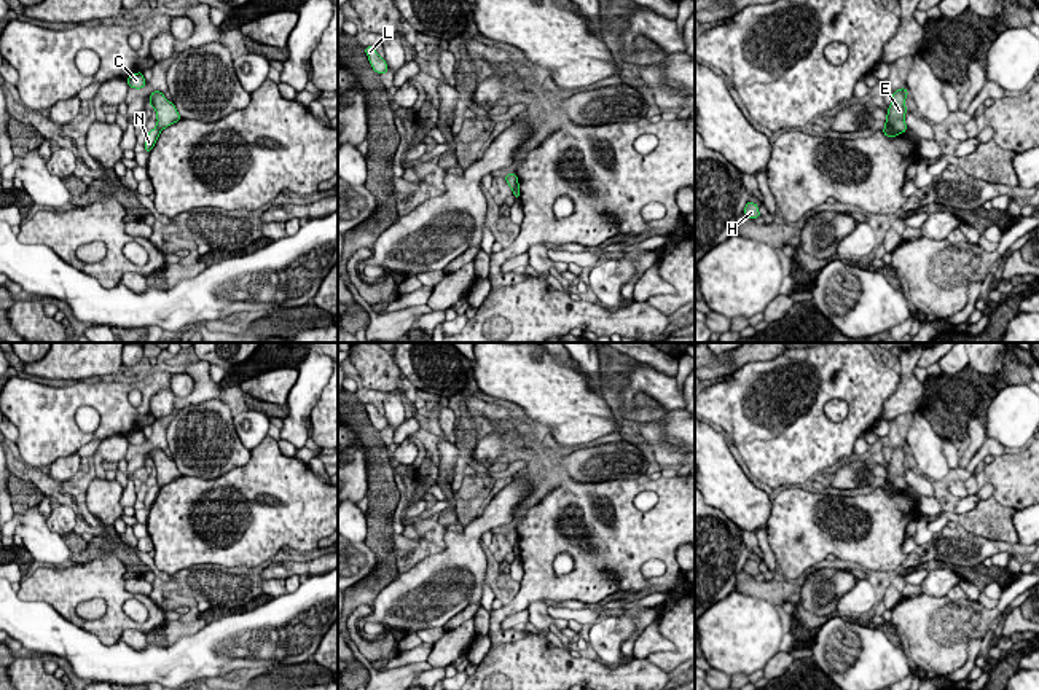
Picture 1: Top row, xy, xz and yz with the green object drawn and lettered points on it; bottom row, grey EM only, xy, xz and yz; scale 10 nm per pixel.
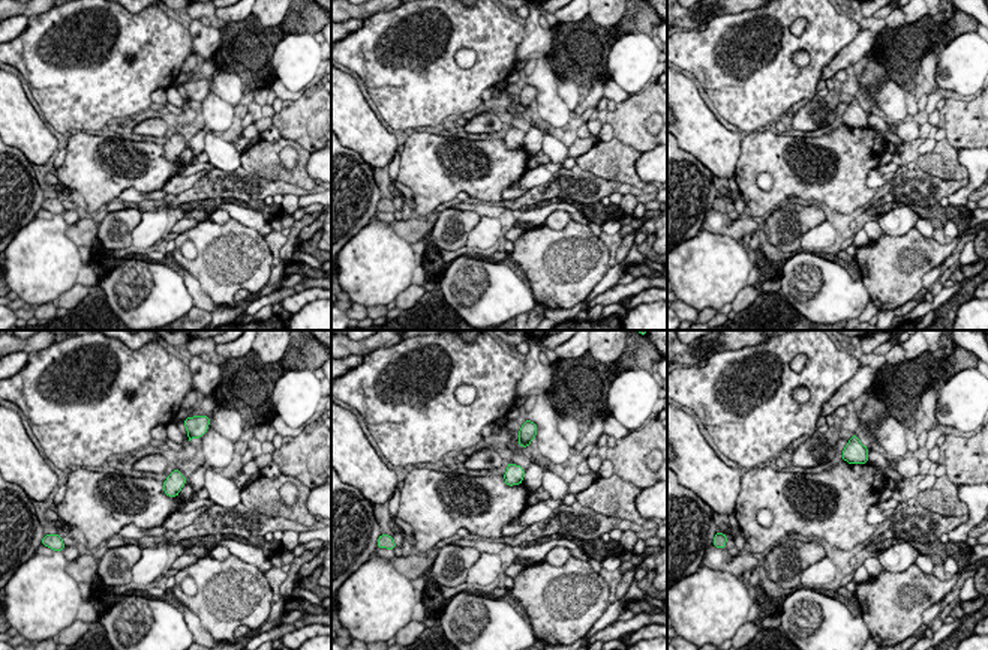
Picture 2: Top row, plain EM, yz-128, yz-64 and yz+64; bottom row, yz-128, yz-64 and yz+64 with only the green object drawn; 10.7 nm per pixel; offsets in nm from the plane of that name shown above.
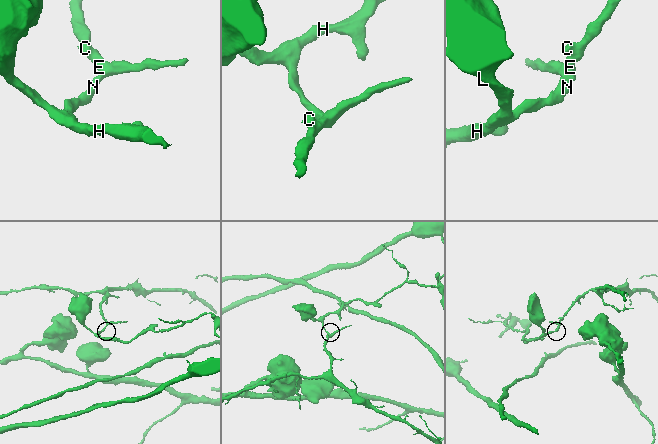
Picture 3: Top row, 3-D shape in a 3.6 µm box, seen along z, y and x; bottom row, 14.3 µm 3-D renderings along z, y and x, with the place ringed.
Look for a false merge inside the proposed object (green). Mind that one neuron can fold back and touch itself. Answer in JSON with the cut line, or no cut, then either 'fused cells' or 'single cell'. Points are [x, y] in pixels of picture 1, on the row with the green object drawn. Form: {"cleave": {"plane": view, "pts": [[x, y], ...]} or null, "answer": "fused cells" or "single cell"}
{"cleave": {"plane": "xy", "pts": [[156, 126], [160, 131]]}, "answer": "fused cells"}

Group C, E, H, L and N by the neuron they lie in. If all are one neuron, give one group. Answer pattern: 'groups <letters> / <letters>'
groups C E / H L N

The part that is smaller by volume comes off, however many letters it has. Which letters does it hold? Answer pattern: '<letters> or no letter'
C, E

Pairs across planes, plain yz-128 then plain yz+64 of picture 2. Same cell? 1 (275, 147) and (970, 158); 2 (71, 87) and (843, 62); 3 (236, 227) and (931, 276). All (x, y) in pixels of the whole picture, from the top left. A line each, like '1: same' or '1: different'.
1: different
2: different
3: different

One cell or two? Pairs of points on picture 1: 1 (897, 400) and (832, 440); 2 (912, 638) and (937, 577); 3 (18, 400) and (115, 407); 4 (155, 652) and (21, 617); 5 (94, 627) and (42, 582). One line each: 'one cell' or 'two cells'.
1: two cells
2: two cells
3: one cell
4: one cell
5: one cell

